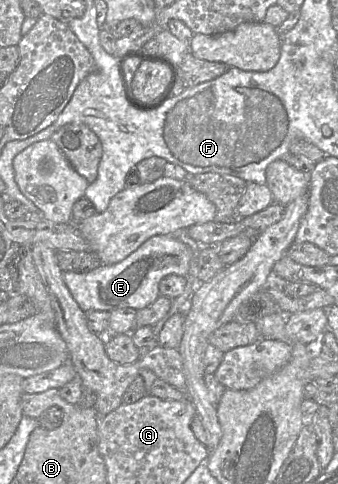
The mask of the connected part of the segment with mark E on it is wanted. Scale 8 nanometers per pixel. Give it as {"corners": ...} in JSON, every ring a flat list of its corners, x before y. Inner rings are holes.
{"corners":[[155,235,117,264,102,264,85,273,63,272,63,279,84,312,112,312,120,308,140,310,160,296,159,283,163,278,169,275,187,276,193,255,188,245,172,235]]}

